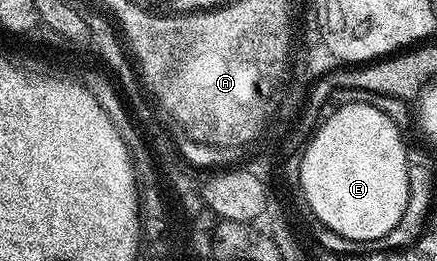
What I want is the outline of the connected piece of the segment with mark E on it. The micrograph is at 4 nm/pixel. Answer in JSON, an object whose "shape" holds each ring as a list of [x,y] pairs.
{"shape":[[[355,102],[333,109],[326,121],[317,125],[302,153],[298,188],[301,199],[306,201],[323,228],[332,230],[349,240],[379,240],[400,222],[408,202],[408,174],[406,148],[402,145],[399,125],[389,112],[376,110],[376,106]]]}

